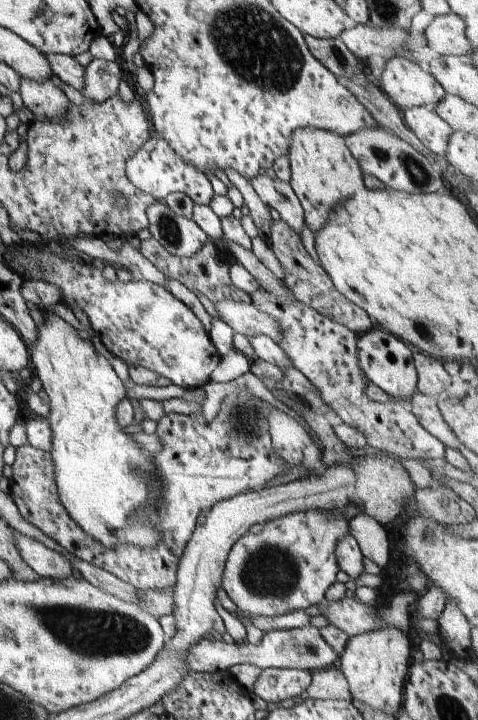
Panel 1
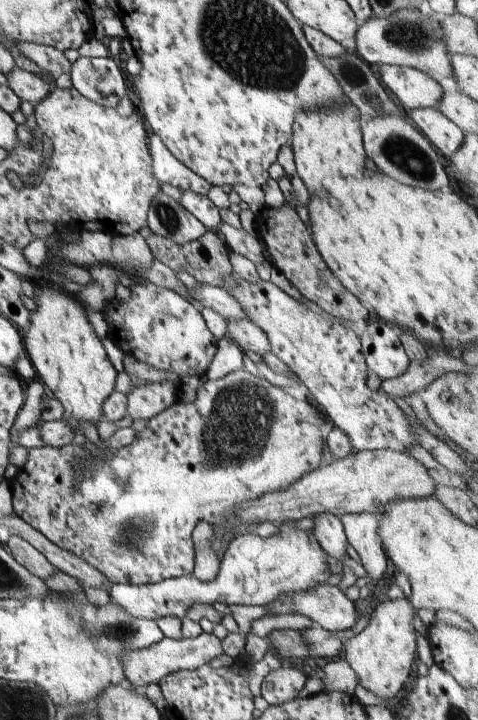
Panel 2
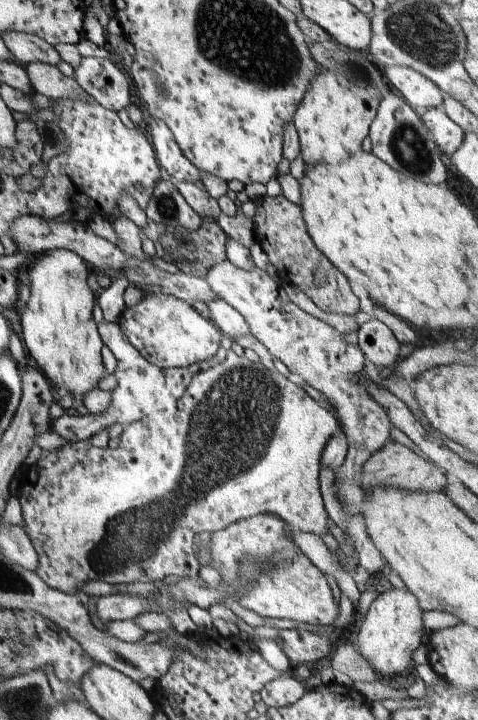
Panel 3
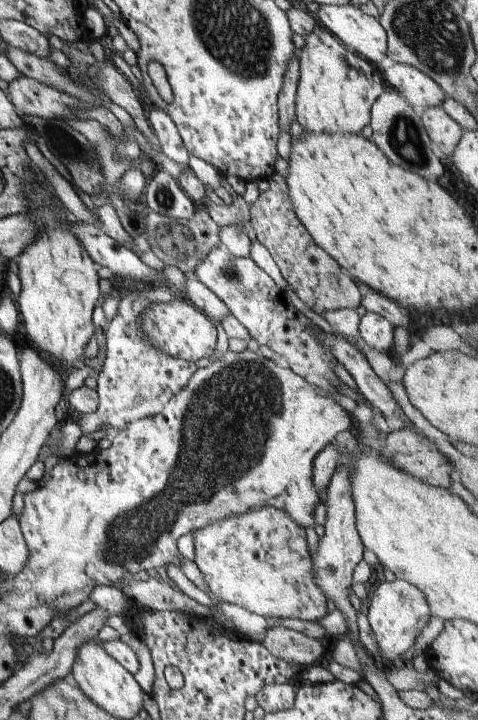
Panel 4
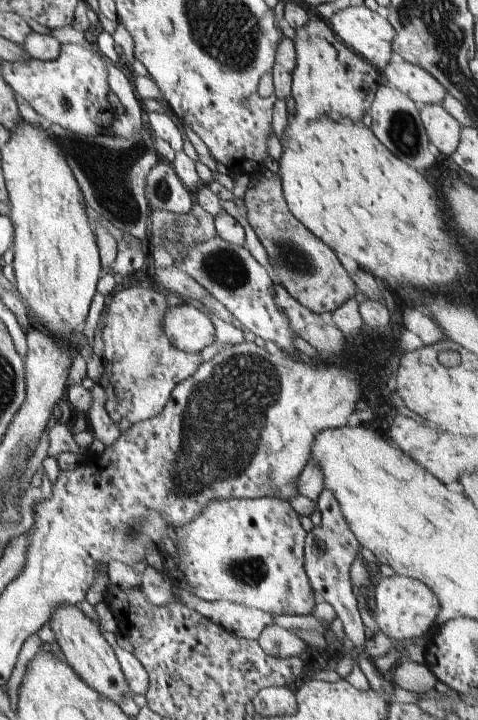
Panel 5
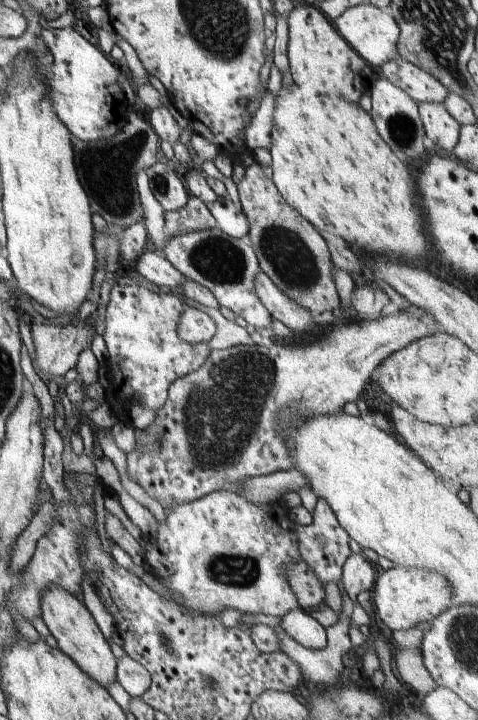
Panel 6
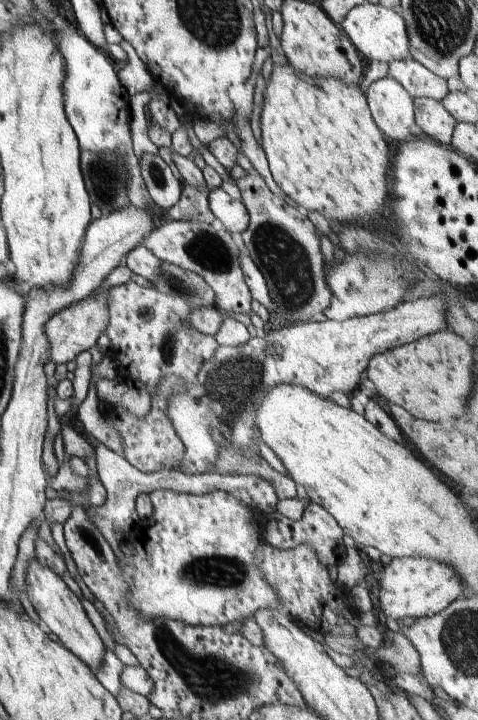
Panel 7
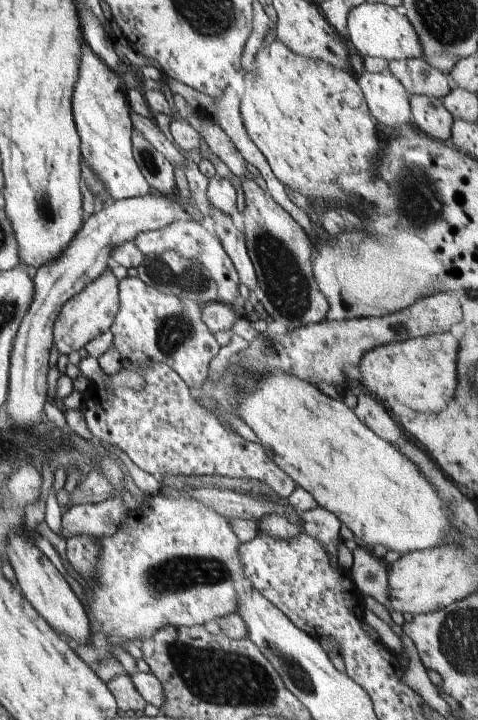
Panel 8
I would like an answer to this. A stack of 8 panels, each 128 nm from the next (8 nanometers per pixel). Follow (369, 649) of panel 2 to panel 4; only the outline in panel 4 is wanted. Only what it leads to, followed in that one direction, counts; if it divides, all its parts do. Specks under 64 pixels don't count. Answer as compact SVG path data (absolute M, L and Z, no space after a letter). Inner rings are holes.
M402 579L382 582L374 589L366 614L382 657L397 665L400 663L400 656L413 647L432 616L426 595L417 586Z

